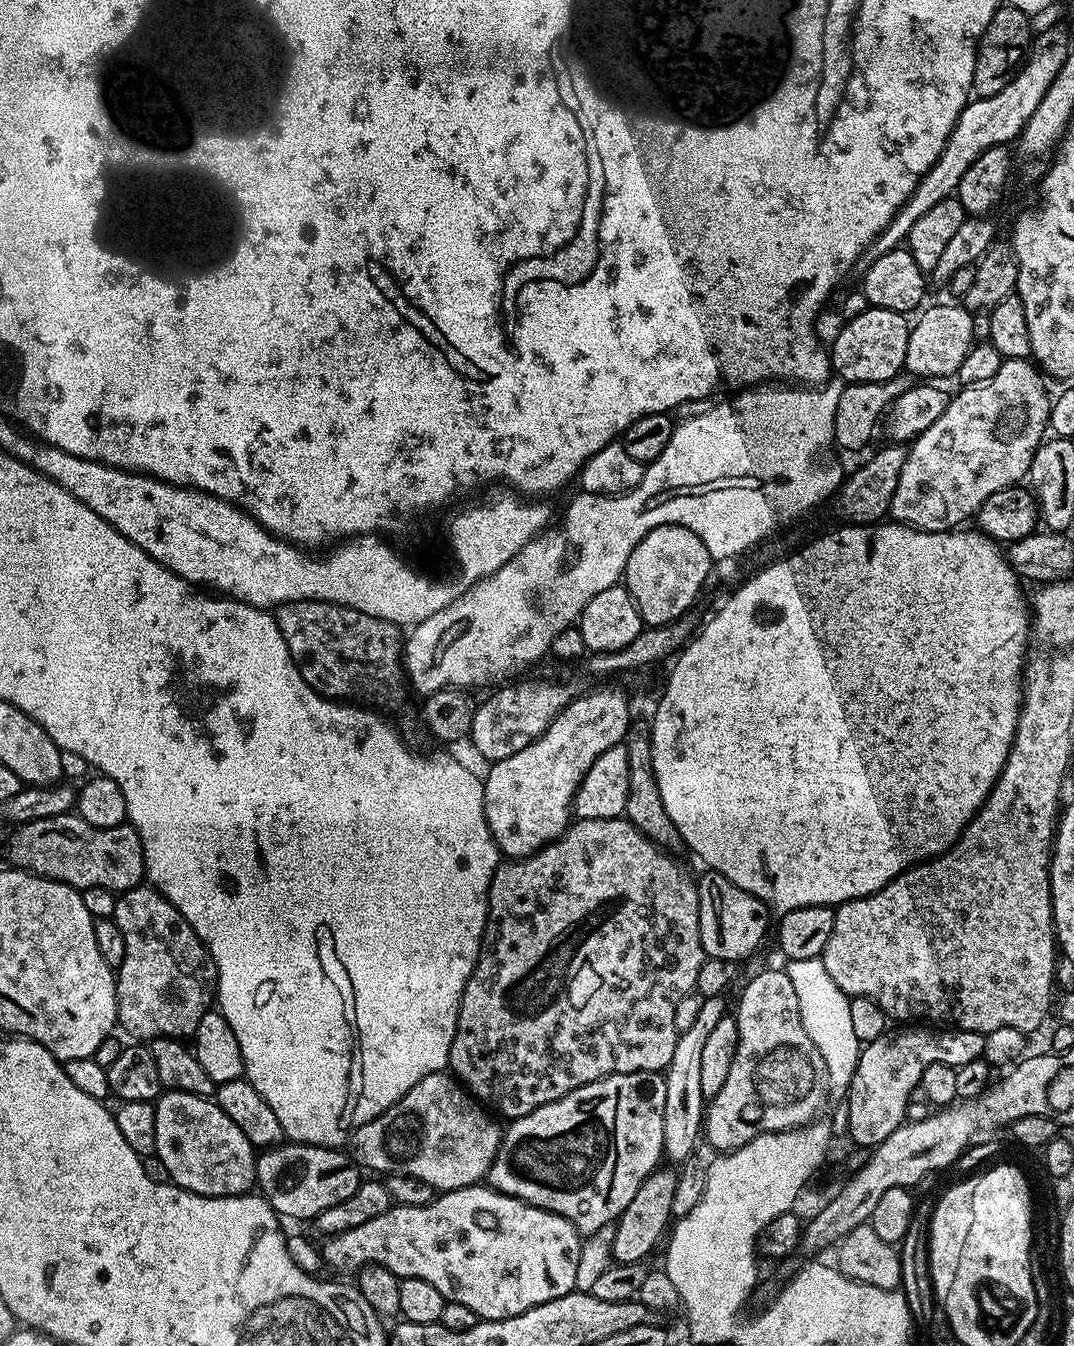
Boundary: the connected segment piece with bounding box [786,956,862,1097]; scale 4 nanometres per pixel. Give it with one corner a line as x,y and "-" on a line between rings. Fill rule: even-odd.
798,958
787,961
786,971
790,983
794,986
794,994
798,994
798,1010
802,1014
802,1026
806,1026
806,1034
818,1046
828,1071
828,1086
833,1097
843,1097
854,1078
854,1070
858,1066
860,1040
854,1034
850,1019
850,997
830,978
823,959

